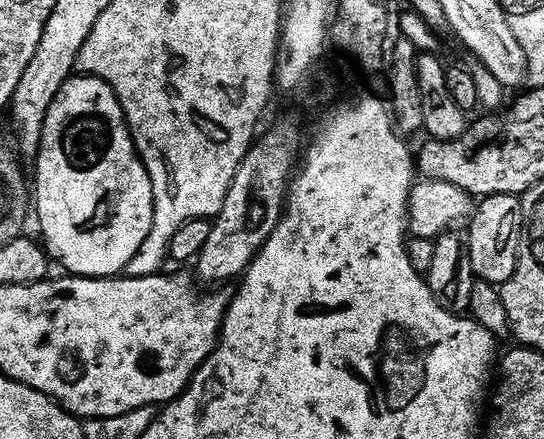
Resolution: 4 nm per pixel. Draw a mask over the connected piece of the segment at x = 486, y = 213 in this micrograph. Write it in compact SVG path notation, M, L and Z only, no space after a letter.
M485 196L472 216L472 229L467 229L468 257L477 280L502 286L516 273L520 246L524 243L524 201L518 196Z

